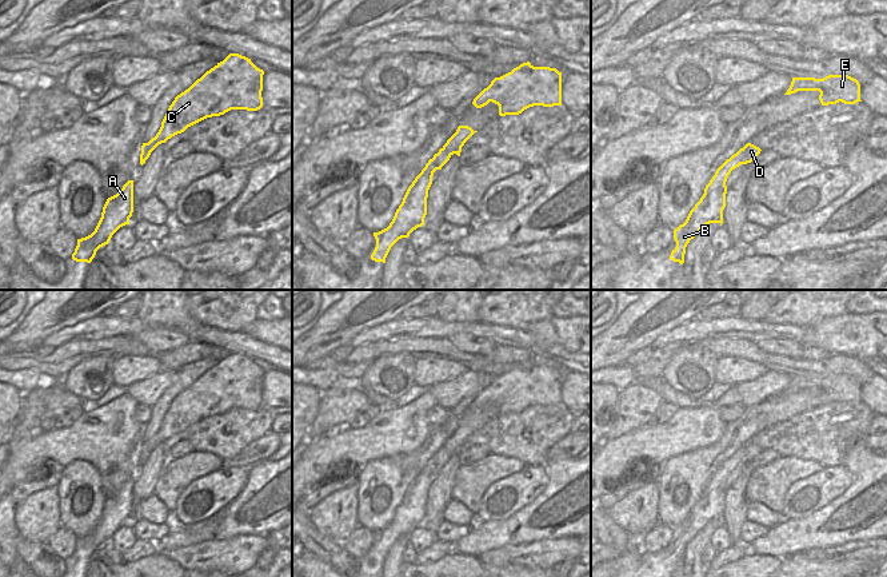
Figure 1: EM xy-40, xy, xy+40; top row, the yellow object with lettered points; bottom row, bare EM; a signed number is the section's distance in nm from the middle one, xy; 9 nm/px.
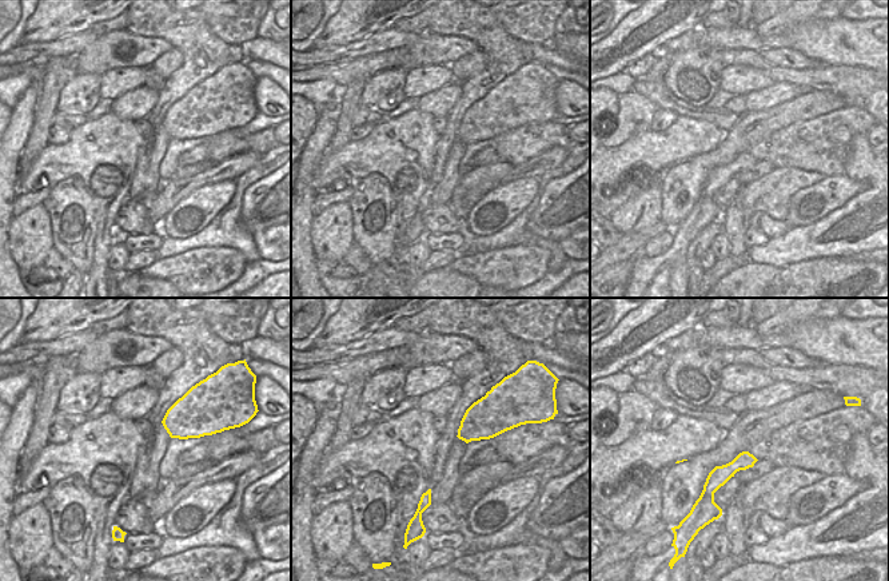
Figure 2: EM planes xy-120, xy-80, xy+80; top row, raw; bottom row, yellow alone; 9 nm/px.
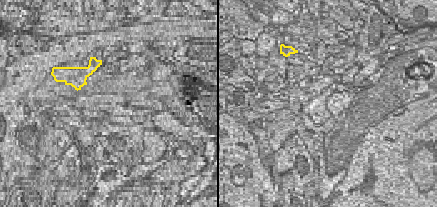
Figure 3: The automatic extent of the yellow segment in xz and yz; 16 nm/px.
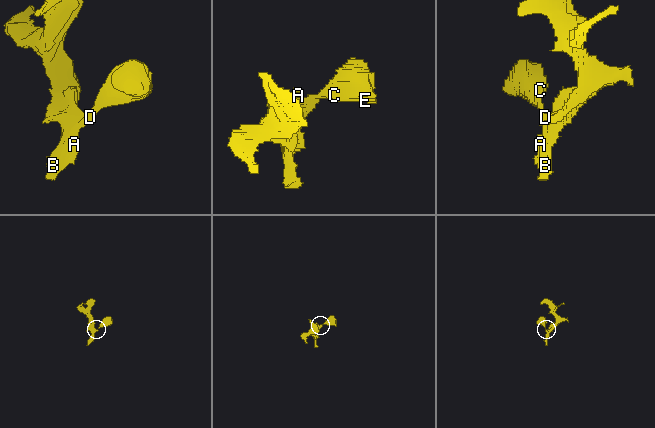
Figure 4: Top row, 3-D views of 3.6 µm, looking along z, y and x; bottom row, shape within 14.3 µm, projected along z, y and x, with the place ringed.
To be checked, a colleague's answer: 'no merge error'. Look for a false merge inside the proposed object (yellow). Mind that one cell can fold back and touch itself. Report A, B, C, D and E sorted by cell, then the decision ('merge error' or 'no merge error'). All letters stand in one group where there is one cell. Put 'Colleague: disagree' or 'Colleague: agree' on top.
Colleague: disagree
A B D / C E; merge error

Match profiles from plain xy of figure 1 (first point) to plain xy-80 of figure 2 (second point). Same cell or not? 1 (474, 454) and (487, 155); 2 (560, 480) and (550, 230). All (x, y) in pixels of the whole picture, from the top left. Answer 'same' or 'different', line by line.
1: same
2: same

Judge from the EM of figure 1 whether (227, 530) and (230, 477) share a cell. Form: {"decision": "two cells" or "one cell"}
{"decision": "two cells"}

